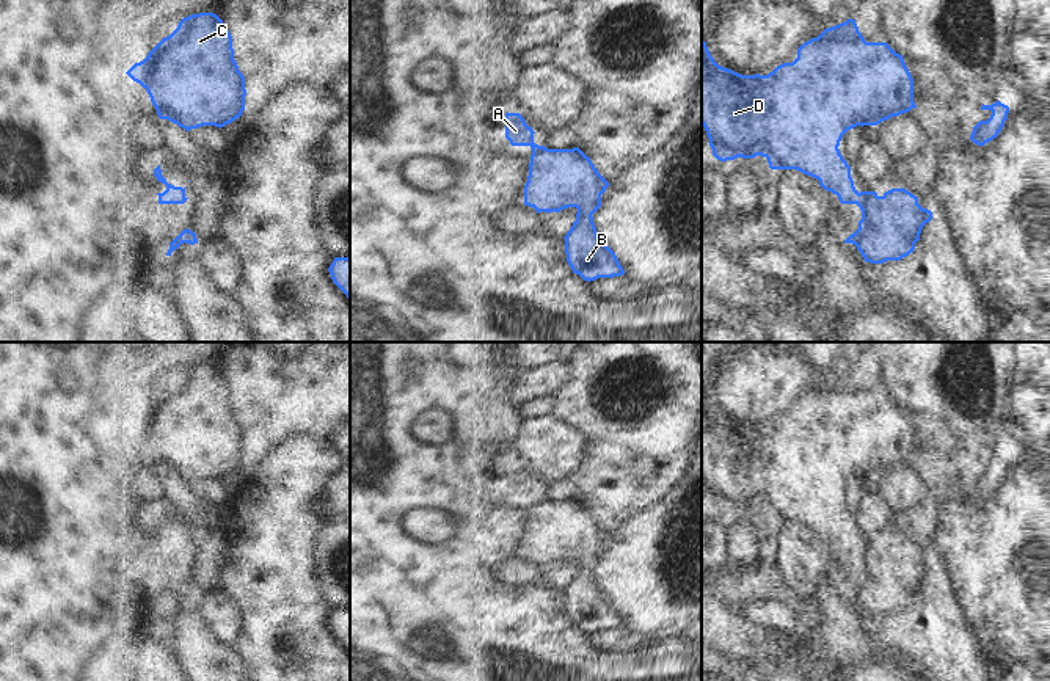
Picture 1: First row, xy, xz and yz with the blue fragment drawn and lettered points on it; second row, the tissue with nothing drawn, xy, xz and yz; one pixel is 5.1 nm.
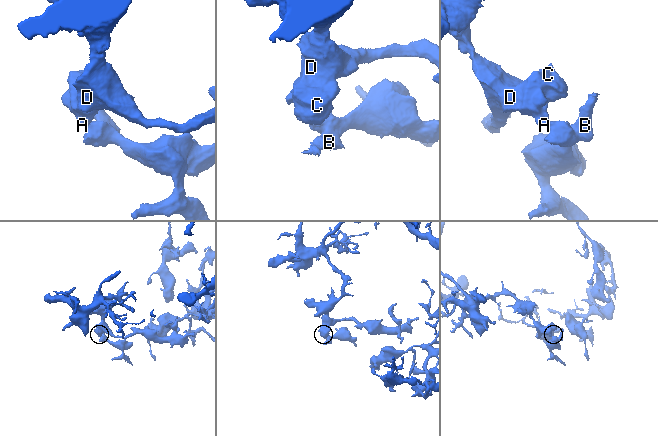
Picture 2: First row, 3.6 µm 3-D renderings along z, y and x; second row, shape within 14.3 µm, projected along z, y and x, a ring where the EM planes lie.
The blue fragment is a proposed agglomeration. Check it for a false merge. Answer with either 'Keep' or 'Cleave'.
Cleave

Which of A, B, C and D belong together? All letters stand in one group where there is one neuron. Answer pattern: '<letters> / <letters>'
A C D / B

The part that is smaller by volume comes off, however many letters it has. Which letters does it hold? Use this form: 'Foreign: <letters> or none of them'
Foreign: B

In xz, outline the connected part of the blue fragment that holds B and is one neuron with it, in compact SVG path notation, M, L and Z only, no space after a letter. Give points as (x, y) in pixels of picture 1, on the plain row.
M532 494L530 501L524 557L537 565L578 560L576 573L563 588L573 625L589 634L625 626L615 604L598 588L592 568L601 559L609 534L579 499L548 501Z

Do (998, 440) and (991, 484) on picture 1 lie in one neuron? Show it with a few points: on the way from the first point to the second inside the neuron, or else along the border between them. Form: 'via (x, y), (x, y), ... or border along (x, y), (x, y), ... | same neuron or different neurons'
via (998, 451), (992, 473) | same neuron

